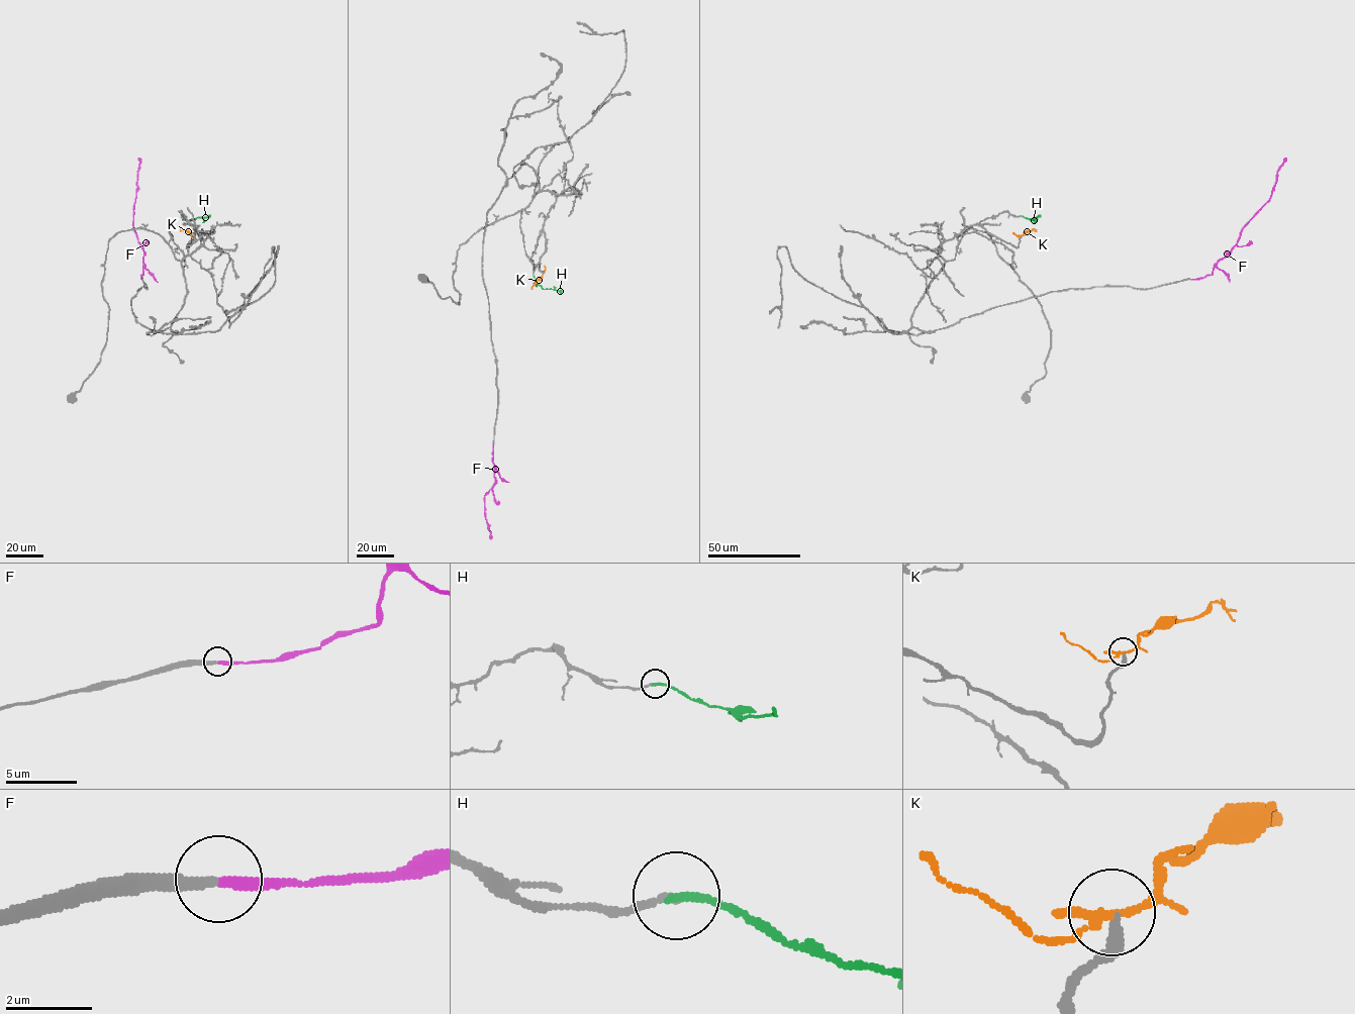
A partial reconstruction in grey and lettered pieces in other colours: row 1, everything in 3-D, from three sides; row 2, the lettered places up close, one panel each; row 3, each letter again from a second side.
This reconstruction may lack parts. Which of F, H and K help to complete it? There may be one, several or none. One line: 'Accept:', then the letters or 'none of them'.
Accept: F

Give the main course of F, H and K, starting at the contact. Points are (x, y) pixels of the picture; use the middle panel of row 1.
F: (493, 443), (494, 483), (484, 497), (485, 516), (491, 538)
H: (534, 273), (535, 282), (543, 289), (561, 292)
K: (543, 274), (531, 289)

